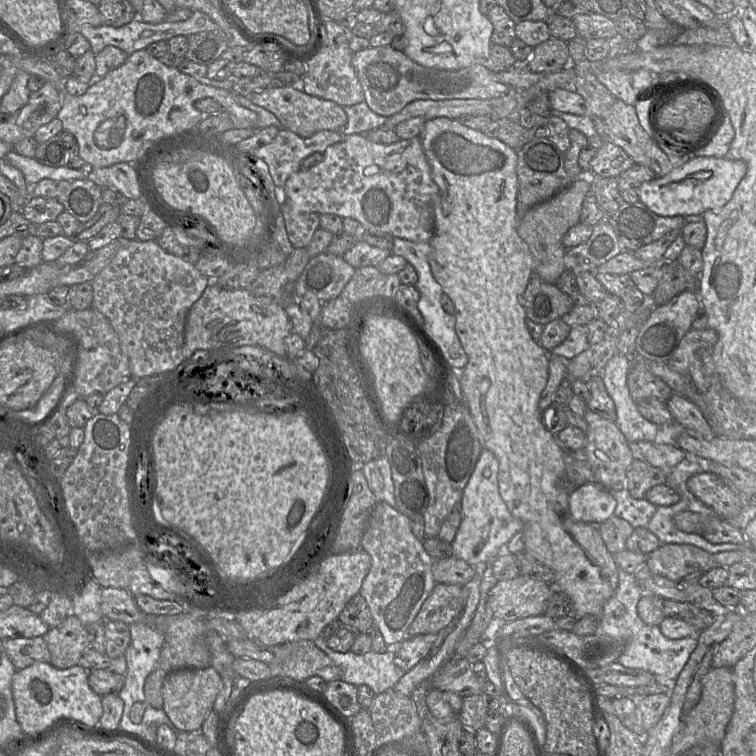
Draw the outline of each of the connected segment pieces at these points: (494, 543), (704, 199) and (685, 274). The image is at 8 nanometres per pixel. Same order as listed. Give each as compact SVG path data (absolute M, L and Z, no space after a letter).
M487 449L481 450L475 469L463 490L460 510L460 526L451 543L452 555L474 568L490 564L504 551L508 541L523 530L522 521L511 515L501 498L498 488L498 461Z
M694 157L665 176L644 182L638 190L639 201L659 216L703 215L706 211L725 206L746 172L747 165L742 160Z
M678 260L658 264L660 279L651 297L654 306L668 303L683 291L698 293L698 276L686 270Z

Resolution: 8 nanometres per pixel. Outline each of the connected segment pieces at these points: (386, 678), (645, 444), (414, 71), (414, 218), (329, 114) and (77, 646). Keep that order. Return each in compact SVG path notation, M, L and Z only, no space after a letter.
M322 633L314 643L342 670L342 681L355 686L365 684L375 695L393 688L406 673L395 665L395 652L377 653L372 650L365 654L355 654L352 651L337 652L328 647Z
M661 439L630 442L629 448L633 458L662 469L667 475L685 458L685 451Z
M391 46L369 47L355 52L352 64L364 92L364 101L378 115L390 117L416 100L492 99L512 88L496 80L494 73L482 64L449 70L421 65L404 51Z
M352 134L346 137L342 142L329 146L324 152L323 160L310 168L307 171L297 171L289 176L283 186L283 196L287 200L292 209L298 213L316 213L316 214L334 214L341 218L353 218L360 222L367 231L374 234L390 234L393 237L399 237L411 242L428 243L432 238L435 230L435 212L434 206L436 203L438 186L434 182L431 174L431 167L427 161L423 151L420 137L411 139L399 140L393 144L382 144L370 141L365 134Z
M267 88L245 97L252 103L273 113L283 128L302 138L311 137L322 130L339 131L347 123L347 115L342 106L333 101L309 95L298 88Z
M75 615L50 628L42 637L51 655L50 664L58 669L79 665L83 653L89 648L87 627Z

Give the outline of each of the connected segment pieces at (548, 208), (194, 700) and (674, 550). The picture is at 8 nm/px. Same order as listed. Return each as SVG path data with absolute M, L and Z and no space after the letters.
M574 180L549 200L531 208L518 222L517 233L528 244L533 256L533 271L547 283L554 284L566 270L564 255L567 249L562 240L568 230L580 222L582 205L590 190L586 180Z
M213 668L179 669L169 673L162 686L163 710L179 731L199 731L221 689L221 675Z
M661 544L647 555L645 563L653 574L670 580L697 578L718 566L713 555L689 544Z

